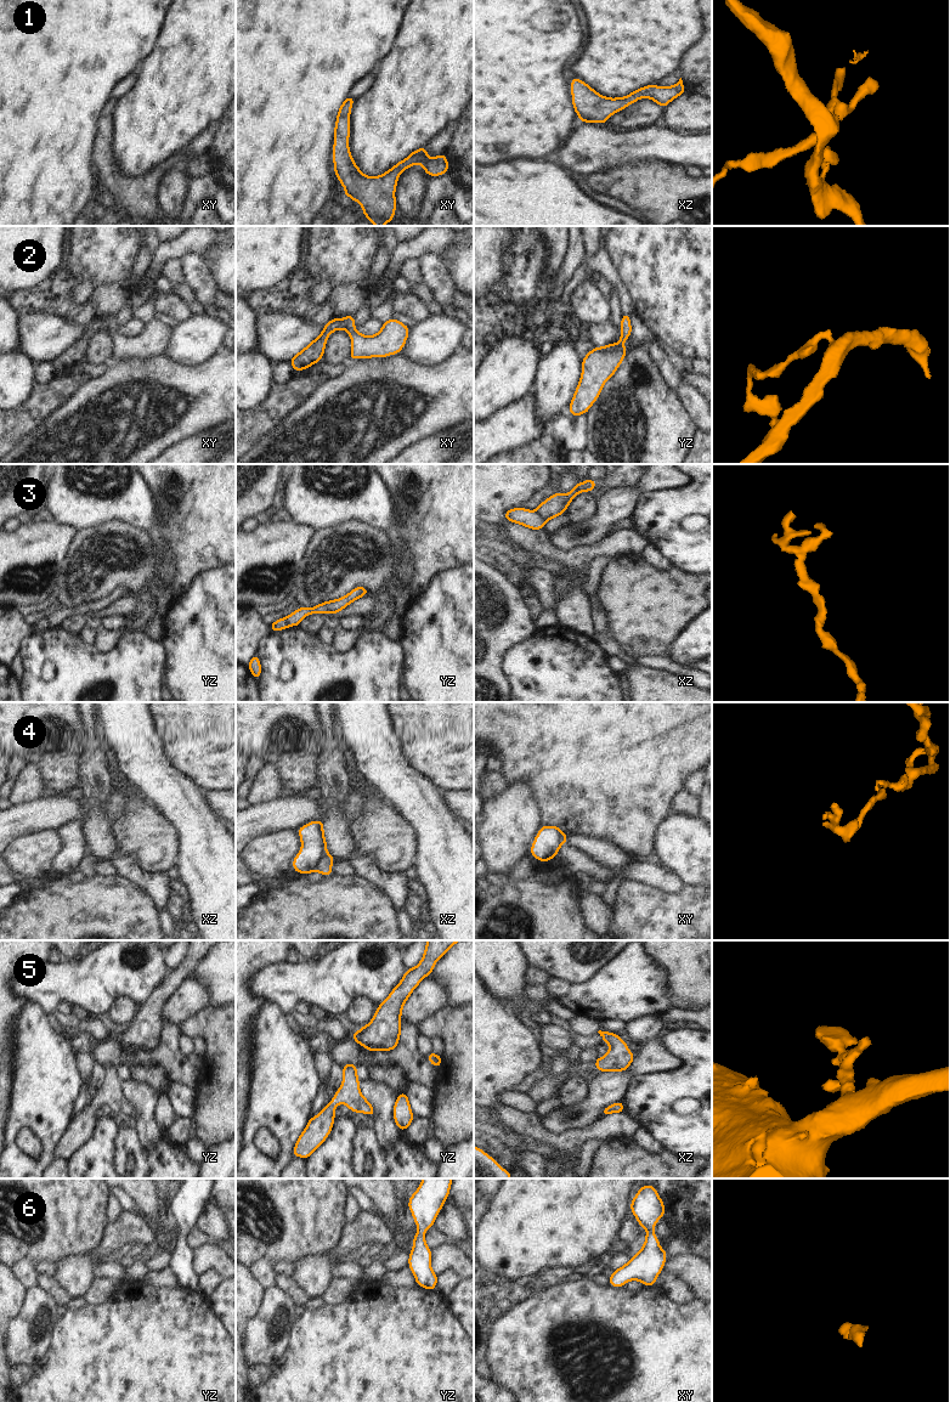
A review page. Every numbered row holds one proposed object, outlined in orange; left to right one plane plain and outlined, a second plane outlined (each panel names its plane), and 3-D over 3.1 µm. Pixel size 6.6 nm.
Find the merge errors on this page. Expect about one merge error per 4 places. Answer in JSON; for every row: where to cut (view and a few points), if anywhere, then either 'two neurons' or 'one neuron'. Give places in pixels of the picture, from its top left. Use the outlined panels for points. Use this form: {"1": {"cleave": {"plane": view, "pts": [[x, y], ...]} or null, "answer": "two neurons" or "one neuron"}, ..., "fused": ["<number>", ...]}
{"1": {"cleave": null, "answer": "one neuron"}, "2": {"cleave": null, "answer": "one neuron"}, "3": {"cleave": {"plane": "xz", "pts": [[535, 512], [546, 521]]}, "answer": "two neurons"}, "4": {"cleave": {"plane": "xz", "pts": [[327, 852], [315, 869]]}, "answer": "two neurons"}, "5": {"cleave": null, "answer": "one neuron"}, "6": {"cleave": null, "answer": "one neuron"}, "fused": ["3", "4"]}

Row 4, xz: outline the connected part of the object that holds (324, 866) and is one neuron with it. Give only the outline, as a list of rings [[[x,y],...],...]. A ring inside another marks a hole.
[[[329,853],[324,855],[324,858],[317,864],[316,871],[318,871],[322,876],[332,876],[332,864],[335,860]]]

